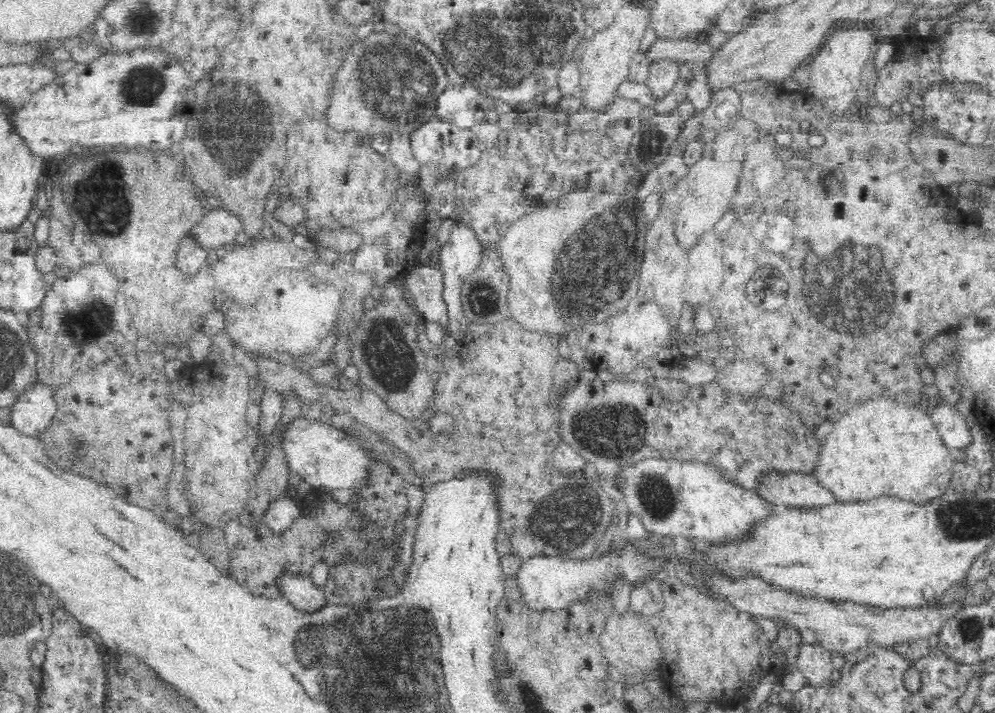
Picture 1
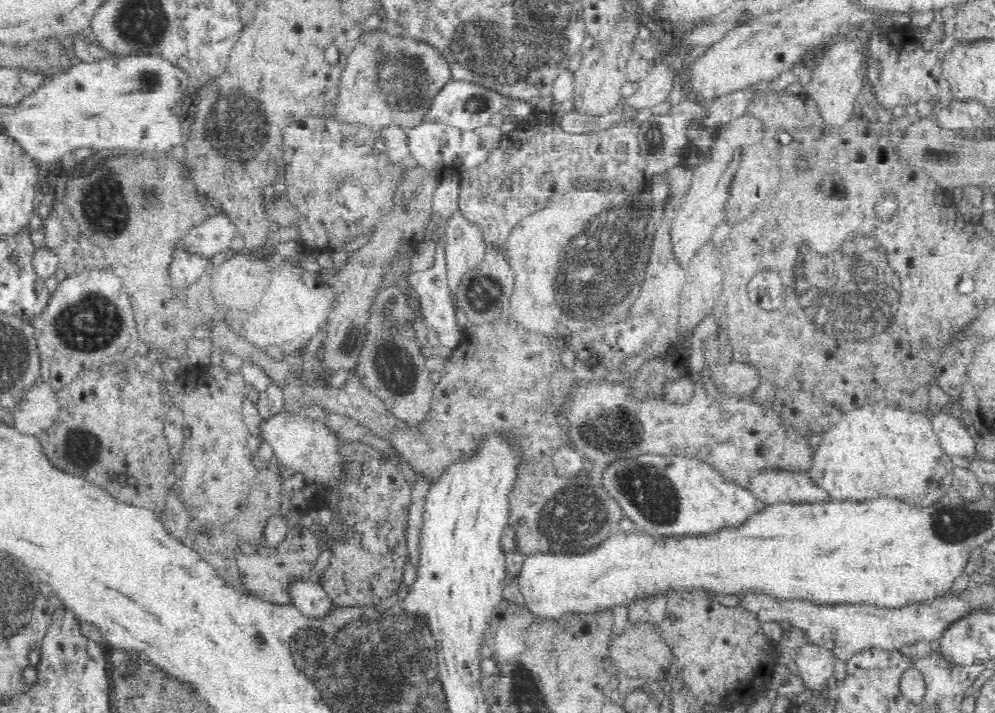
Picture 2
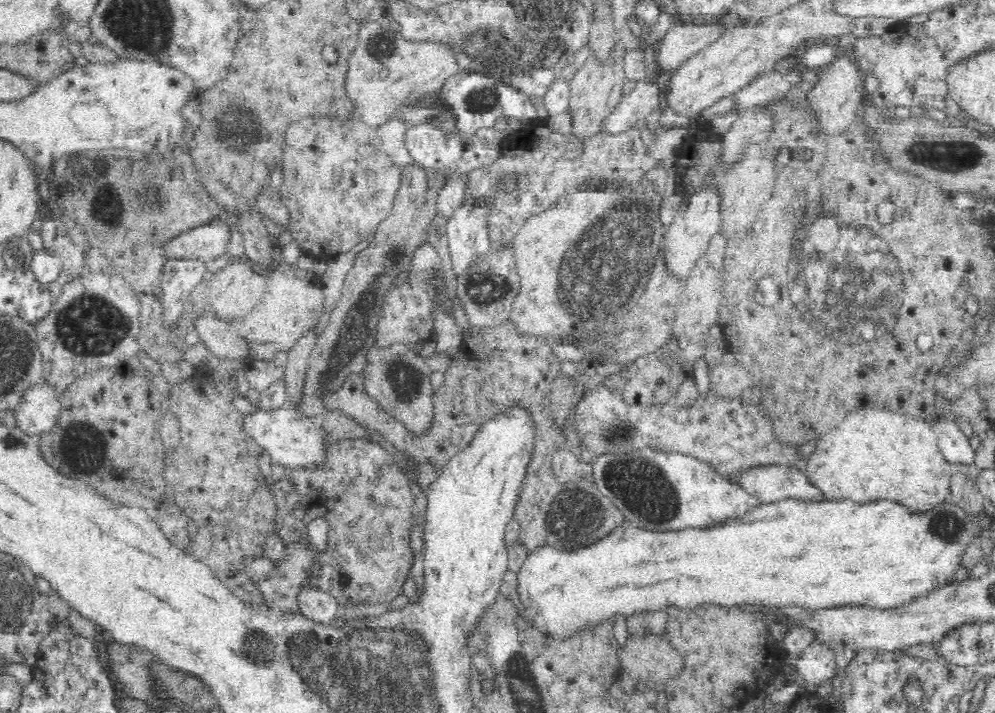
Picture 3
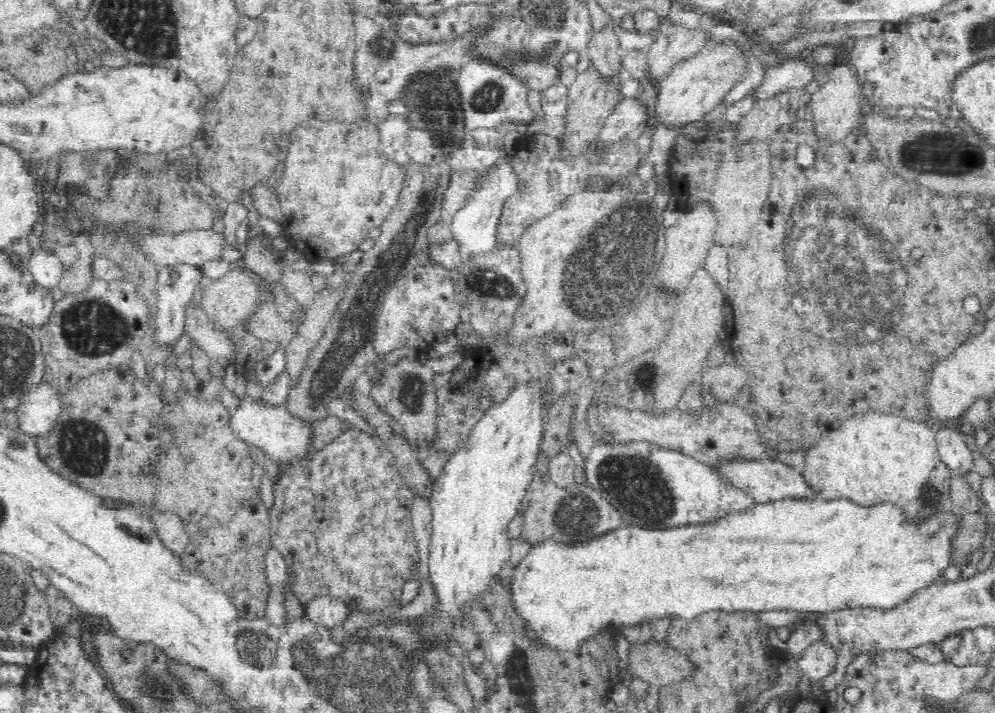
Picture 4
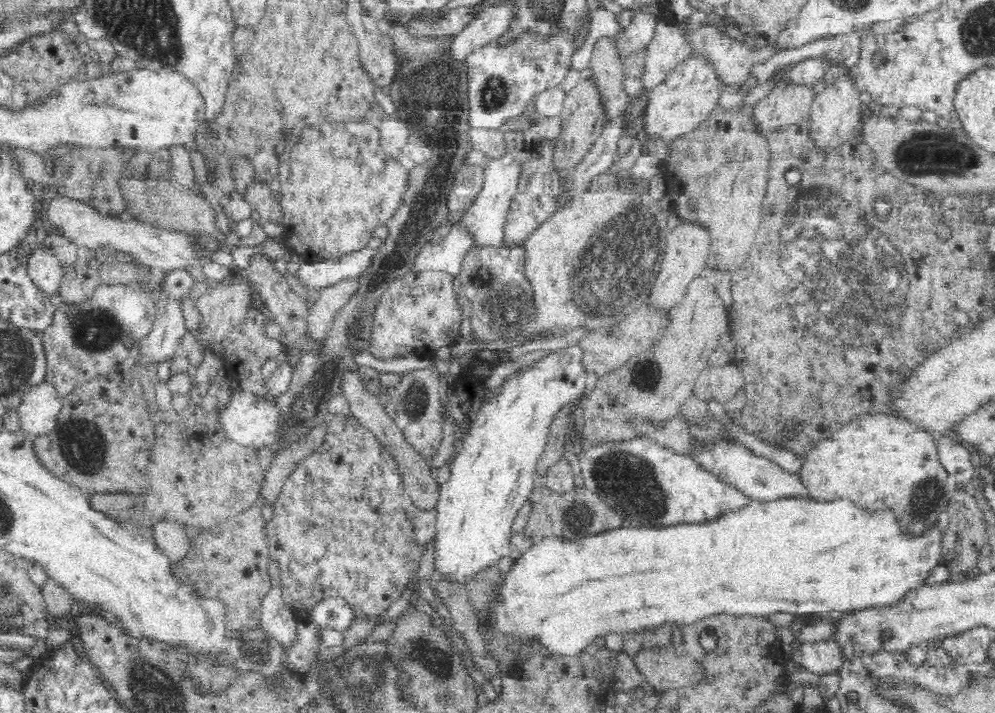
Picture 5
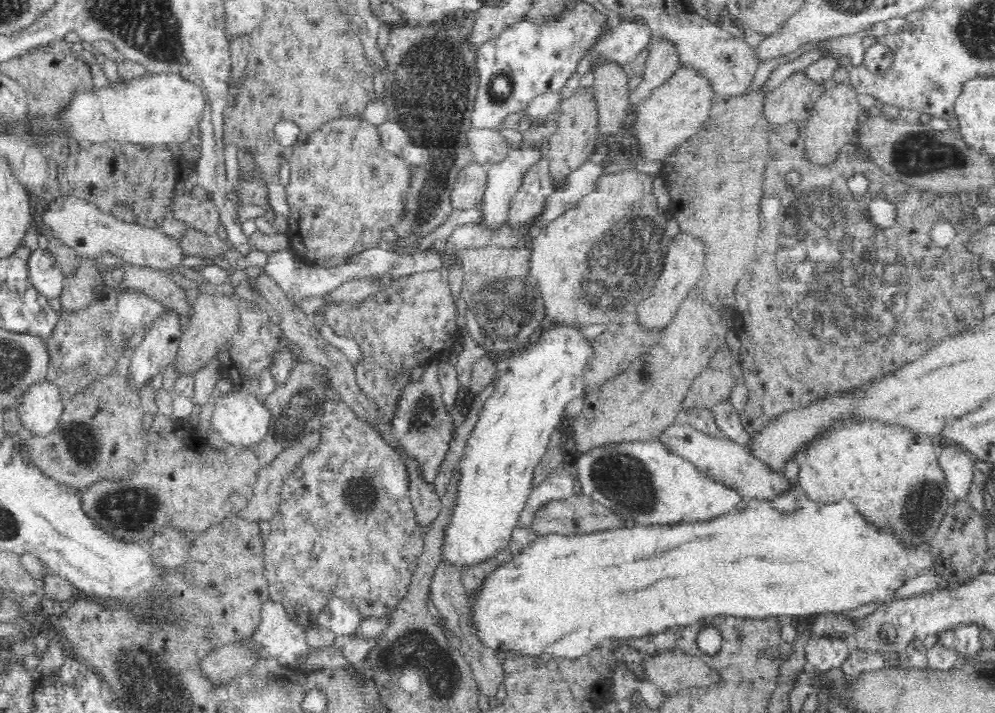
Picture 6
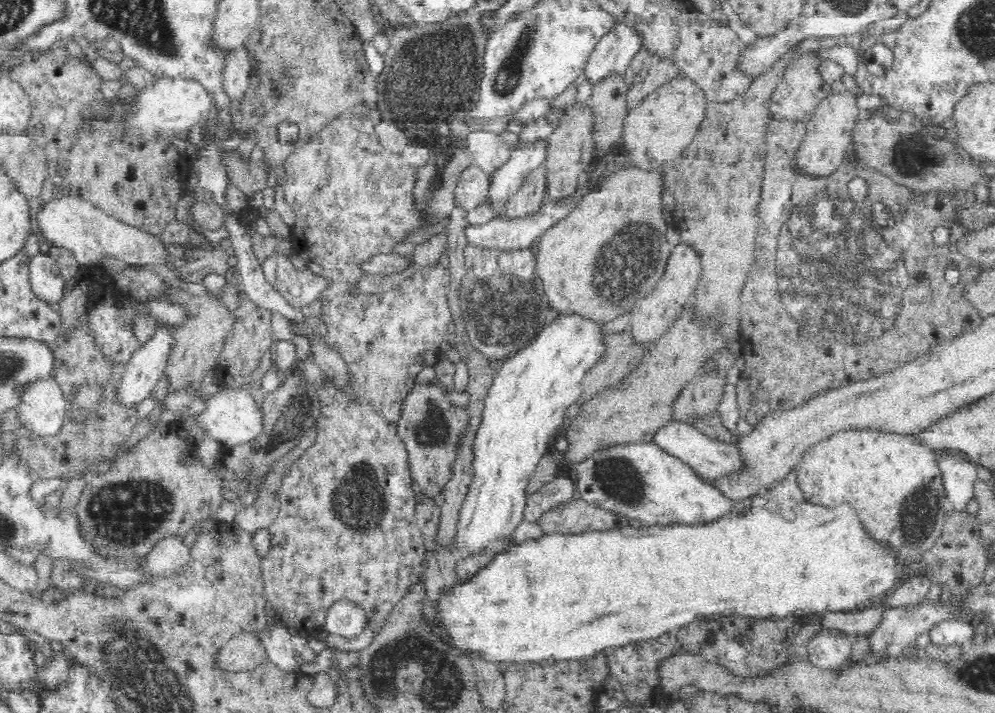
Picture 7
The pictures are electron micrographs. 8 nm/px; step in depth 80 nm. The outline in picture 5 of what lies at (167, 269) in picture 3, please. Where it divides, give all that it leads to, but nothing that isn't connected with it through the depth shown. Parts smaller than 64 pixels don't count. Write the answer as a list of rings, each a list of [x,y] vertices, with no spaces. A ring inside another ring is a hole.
[[[176,268],[170,272],[164,272],[162,282],[160,282],[160,294],[158,294],[158,302],[156,302],[156,320],[154,322],[153,330],[144,339],[139,342],[140,353],[139,363],[141,366],[150,366],[150,362],[166,362],[168,358],[172,358],[180,353],[180,344],[186,334],[184,311],[182,311],[182,304],[184,300],[189,299],[192,286],[196,280],[192,278],[192,274],[185,270],[185,268]]]

